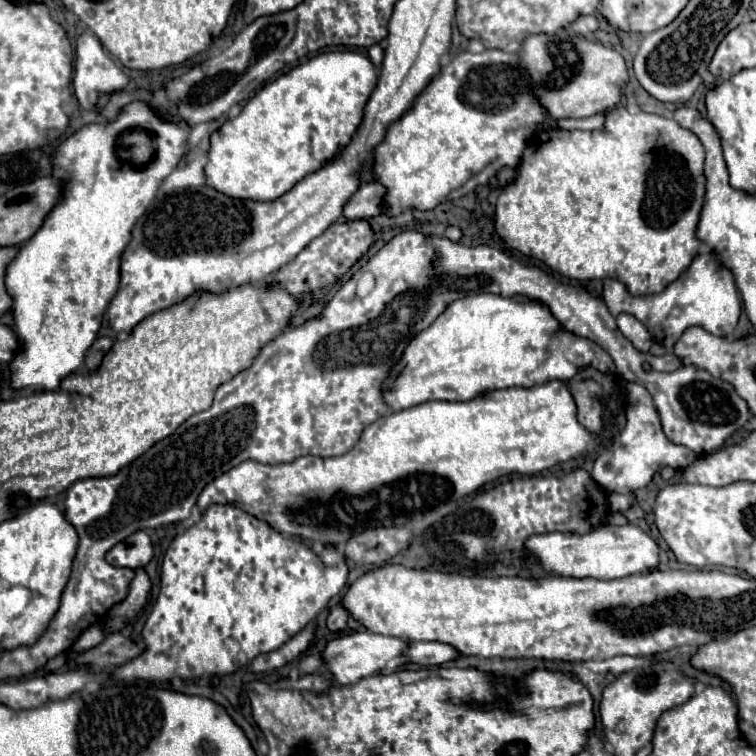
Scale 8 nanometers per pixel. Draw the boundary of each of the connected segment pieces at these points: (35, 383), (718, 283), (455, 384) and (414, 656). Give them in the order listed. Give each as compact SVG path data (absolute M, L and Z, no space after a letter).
M135 101L131 105L127 105L119 117L113 121L113 123L103 123L103 125L97 125L97 123L91 123L91 125L85 125L81 127L75 135L71 135L69 139L65 139L61 143L61 147L57 149L55 153L55 167L61 167L67 171L67 179L65 179L65 187L63 187L63 199L53 207L53 211L47 215L43 227L27 241L23 243L21 251L17 253L17 257L7 265L7 277L5 277L5 285L7 285L7 291L9 295L13 297L13 315L15 315L15 333L19 337L19 343L21 343L21 353L15 355L15 359L11 361L11 387L13 389L23 389L23 387L37 387L37 389L47 389L47 391L55 391L59 389L59 383L61 379L65 379L67 375L75 373L79 367L83 367L83 359L85 359L85 353L87 349L93 345L95 337L97 337L97 331L101 327L101 319L103 319L103 311L105 307L109 305L111 297L117 293L117 287L119 287L119 259L121 259L121 253L123 249L127 247L127 243L131 241L131 229L133 225L137 223L137 219L145 213L145 209L149 207L155 191L159 189L161 181L177 167L179 159L183 157L183 153L187 151L185 149L185 141L187 141L187 135L189 135L189 127L185 123L165 123L161 121L159 117L155 117L155 113L143 105L141 101Z
M711 251L699 253L693 263L685 269L685 273L675 279L663 293L649 297L633 297L617 279L605 279L601 297L613 317L617 317L619 313L633 315L637 321L647 325L651 337L661 343L667 351L673 349L675 341L691 325L699 325L719 337L729 337L735 331L741 315L741 301L735 289L733 275L728 269L721 267L719 257Z
M489 293L449 303L427 331L419 331L407 343L399 365L403 365L399 377L383 393L393 411L433 399L467 401L499 387L533 387L535 383L547 383L547 379L567 381L587 365L603 373L615 373L613 359L605 349L561 329L541 301Z
M411 641L411 647L403 651L403 657L421 667L433 667L433 665L445 665L457 655L457 649L445 643L417 643Z

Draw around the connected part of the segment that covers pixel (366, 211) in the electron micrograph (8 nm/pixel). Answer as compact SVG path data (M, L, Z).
M371 181L357 189L357 193L345 203L343 217L345 219L369 219L381 213L381 197L385 189L383 185Z

